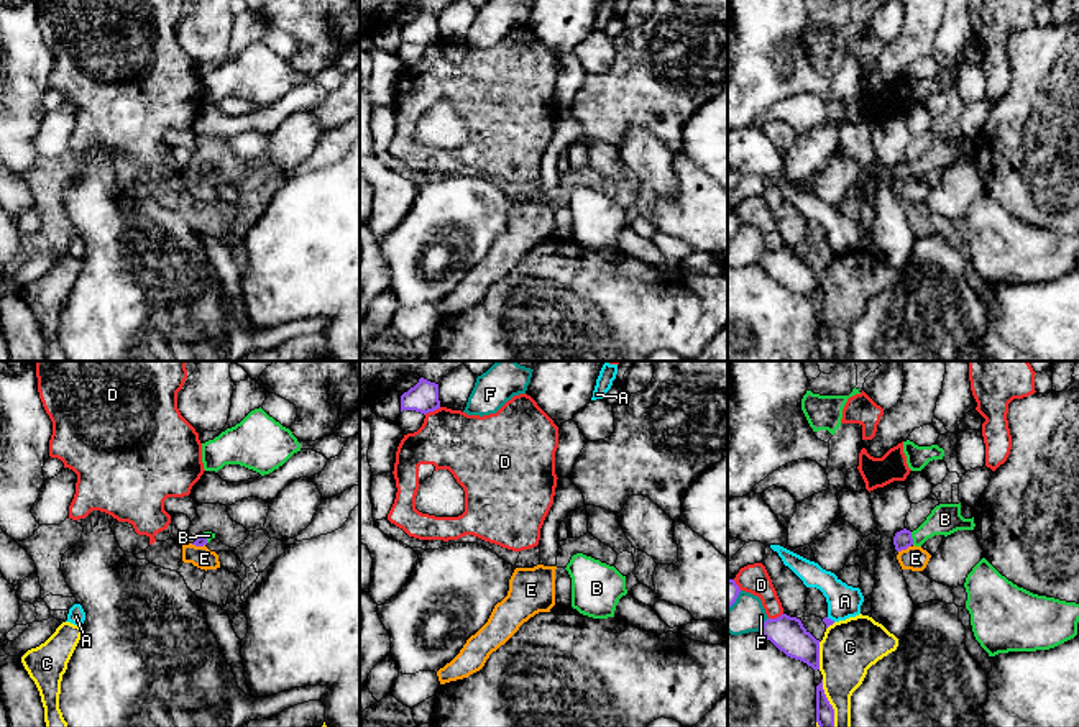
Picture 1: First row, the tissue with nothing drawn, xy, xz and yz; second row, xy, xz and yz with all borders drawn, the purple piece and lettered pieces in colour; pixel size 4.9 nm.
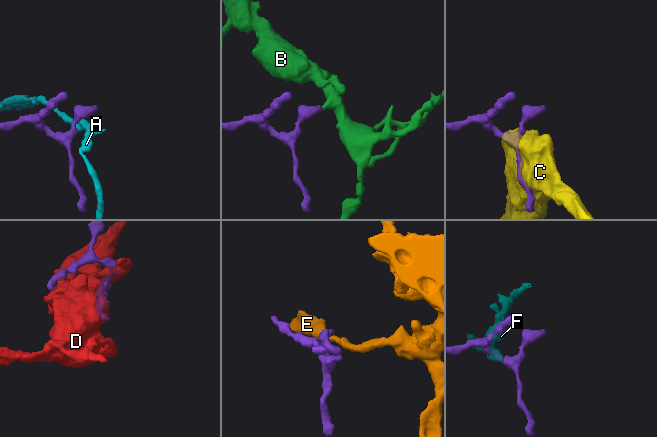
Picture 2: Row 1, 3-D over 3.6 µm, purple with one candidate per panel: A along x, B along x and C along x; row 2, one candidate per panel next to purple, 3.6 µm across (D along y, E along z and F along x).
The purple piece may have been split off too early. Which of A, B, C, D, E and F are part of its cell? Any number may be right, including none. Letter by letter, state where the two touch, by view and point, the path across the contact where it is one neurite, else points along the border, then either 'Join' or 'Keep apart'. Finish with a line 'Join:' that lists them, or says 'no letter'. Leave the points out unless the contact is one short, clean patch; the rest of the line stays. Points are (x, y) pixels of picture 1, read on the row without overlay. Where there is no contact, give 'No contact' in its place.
A: Touches purple at yz (830, 251). Boundary: yz (826, 250), (835, 253). Keep apart
B: Touches purple at yz (912, 171). Path across: yz (902, 173), (912, 171), (945, 151). Join
C: Touches purple at yz (818, 288). Keep apart
D: Touches purple at xz (432, 43). Keep apart
E: Touches purple at yz (904, 181). Boundary: yz (910, 178), (899, 184). Keep apart
F: Touches purple at yz (764, 256). Keep apart
Join: B

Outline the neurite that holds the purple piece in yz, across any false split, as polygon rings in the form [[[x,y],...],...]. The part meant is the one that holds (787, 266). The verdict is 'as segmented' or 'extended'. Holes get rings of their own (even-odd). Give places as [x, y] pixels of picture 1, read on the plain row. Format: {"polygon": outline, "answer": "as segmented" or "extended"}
{"polygon": [[[787,246],[767,251],[760,259],[760,266],[787,289],[820,302],[820,272],[803,259],[800,251]]], "answer": "as segmented"}

